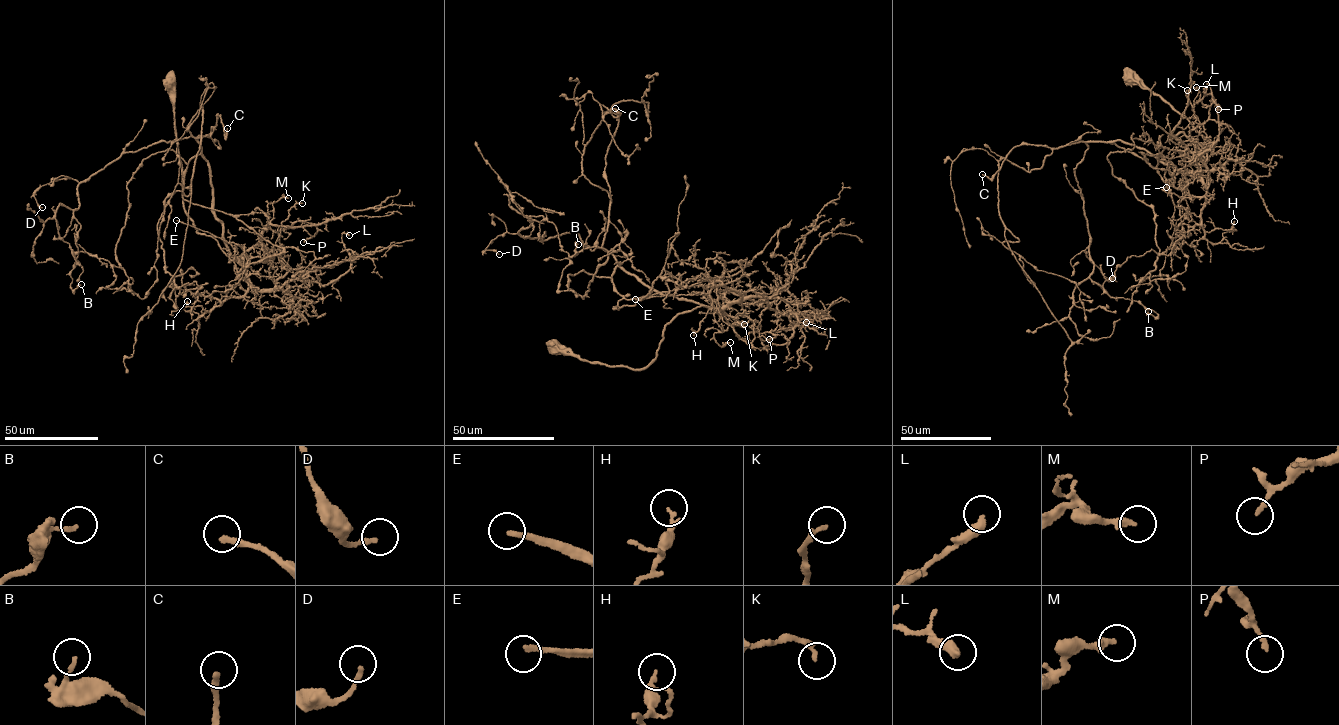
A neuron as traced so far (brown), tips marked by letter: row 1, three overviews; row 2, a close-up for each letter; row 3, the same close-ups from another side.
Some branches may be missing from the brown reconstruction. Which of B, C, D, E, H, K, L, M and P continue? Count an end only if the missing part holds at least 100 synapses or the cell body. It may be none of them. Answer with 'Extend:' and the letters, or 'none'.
Extend: C

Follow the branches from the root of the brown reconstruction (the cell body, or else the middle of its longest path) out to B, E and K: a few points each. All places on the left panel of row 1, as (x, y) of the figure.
B: (169, 79), (184, 210), (230, 255), (199, 143), (160, 141), (78, 185), (72, 290), (81, 284)
E: (169, 79), (184, 210), (196, 232), (214, 238), (227, 255), (237, 257), (244, 251), (238, 244), (176, 220)
K: (169, 79), (182, 199), (196, 232), (214, 238), (228, 256), (259, 244), (270, 252), (289, 210), (302, 203)

